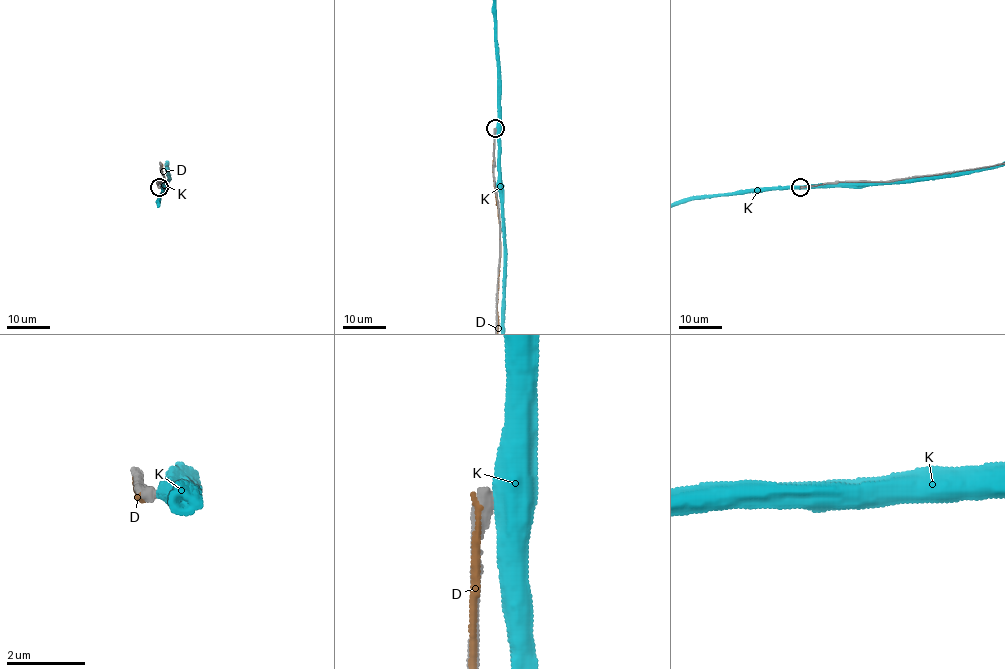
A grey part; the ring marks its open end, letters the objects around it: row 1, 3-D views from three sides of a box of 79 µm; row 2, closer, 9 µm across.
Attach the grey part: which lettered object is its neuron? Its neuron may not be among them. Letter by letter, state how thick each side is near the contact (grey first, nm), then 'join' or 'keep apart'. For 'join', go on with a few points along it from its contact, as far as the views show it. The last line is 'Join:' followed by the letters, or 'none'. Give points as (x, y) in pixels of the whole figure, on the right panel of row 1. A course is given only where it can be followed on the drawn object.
D: 240/240 nm | keep apart
K: 360/500 nm | keep apart
Join: none

